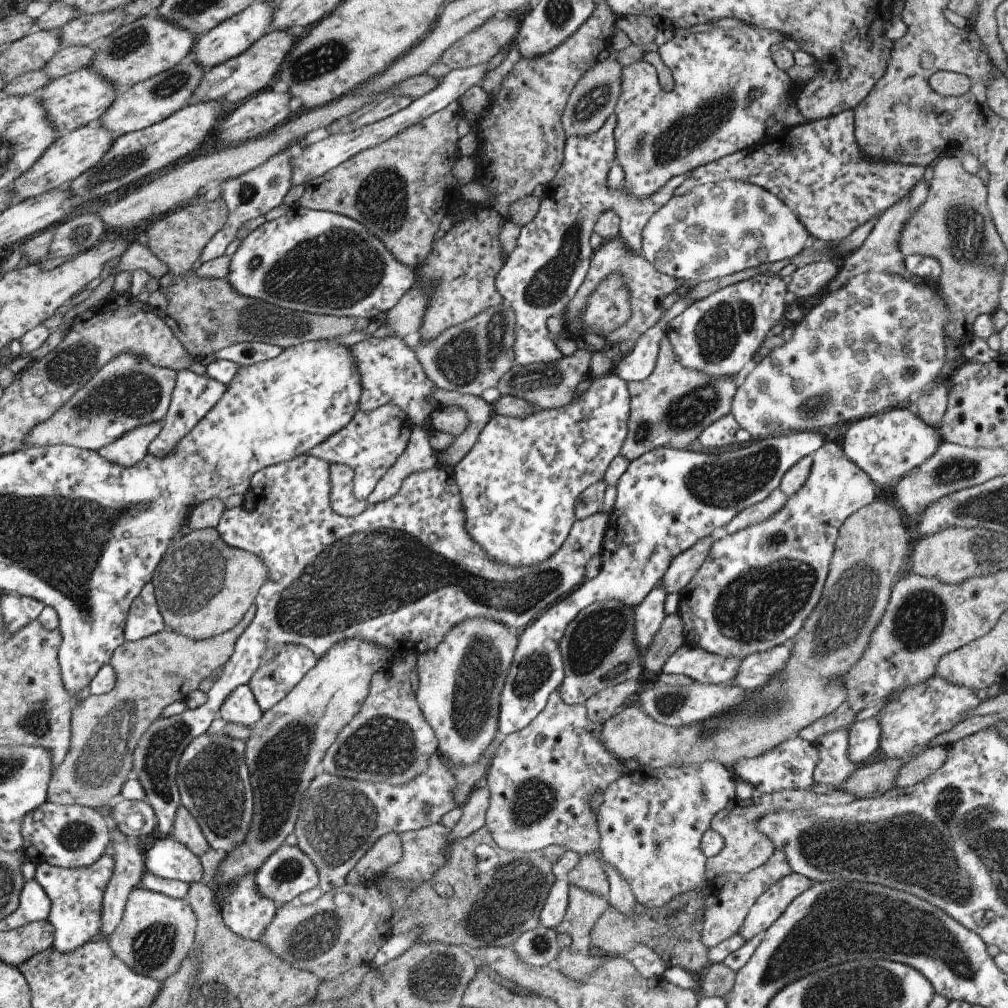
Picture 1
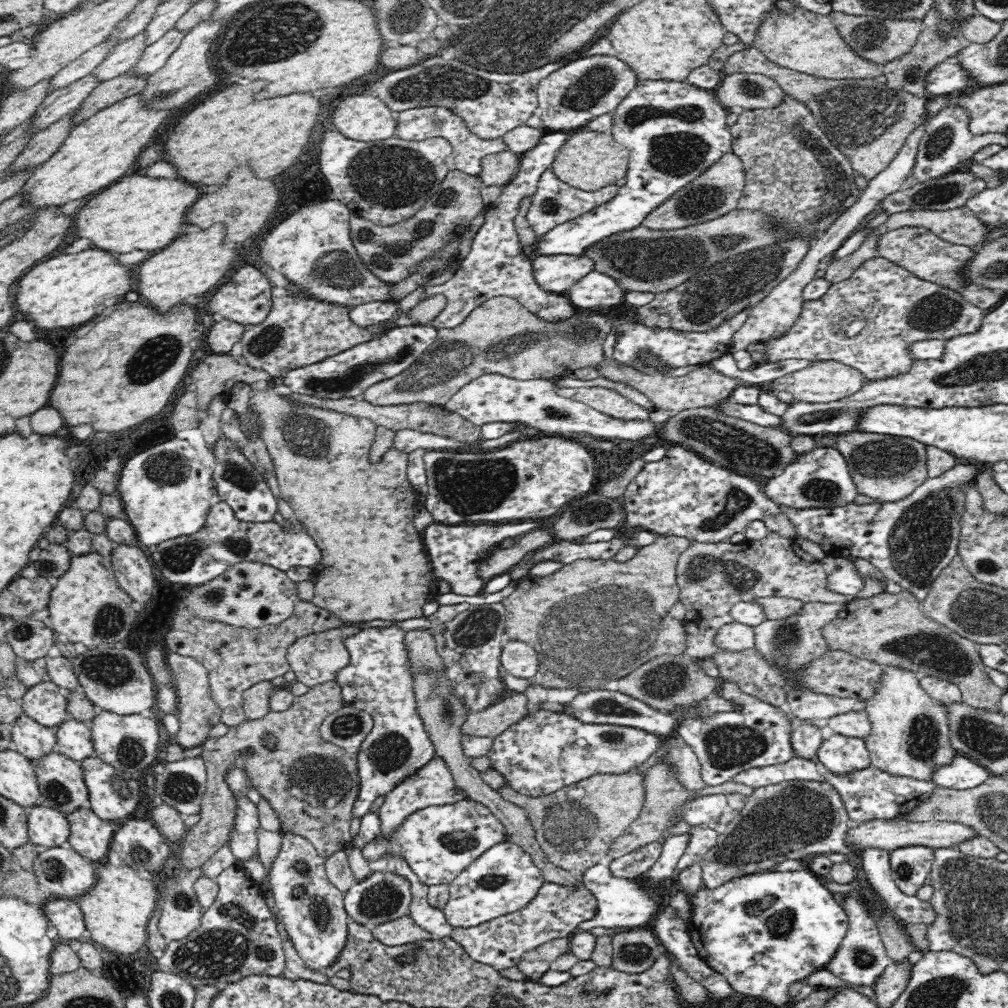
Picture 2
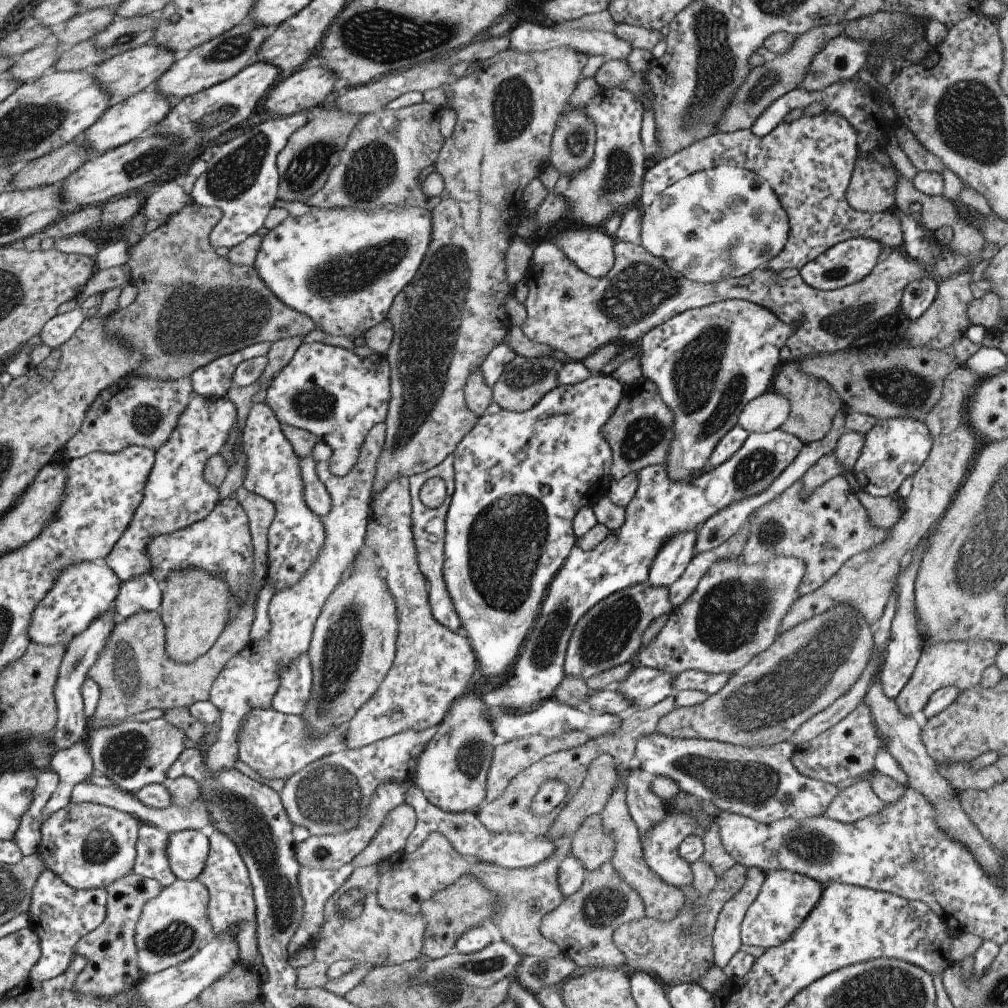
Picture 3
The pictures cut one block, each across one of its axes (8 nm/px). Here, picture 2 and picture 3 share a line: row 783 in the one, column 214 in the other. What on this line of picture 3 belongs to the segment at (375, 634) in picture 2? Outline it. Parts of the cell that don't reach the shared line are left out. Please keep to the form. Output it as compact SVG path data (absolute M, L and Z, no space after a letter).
M261 342L254 346L247 346L238 352L218 357L216 360L197 368L191 374L193 394L198 394L208 400L225 398L233 384L233 374L238 364L245 360L252 360L267 356L270 343Z

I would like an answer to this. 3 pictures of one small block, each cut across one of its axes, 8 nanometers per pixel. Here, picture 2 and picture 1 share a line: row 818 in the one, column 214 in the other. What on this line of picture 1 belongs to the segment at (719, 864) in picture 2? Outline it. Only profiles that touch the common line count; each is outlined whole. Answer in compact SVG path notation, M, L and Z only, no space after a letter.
M226 732L202 734L194 738L181 755L176 785L181 804L200 826L208 845L224 854L244 841L253 818L253 794L246 765L245 744Z

